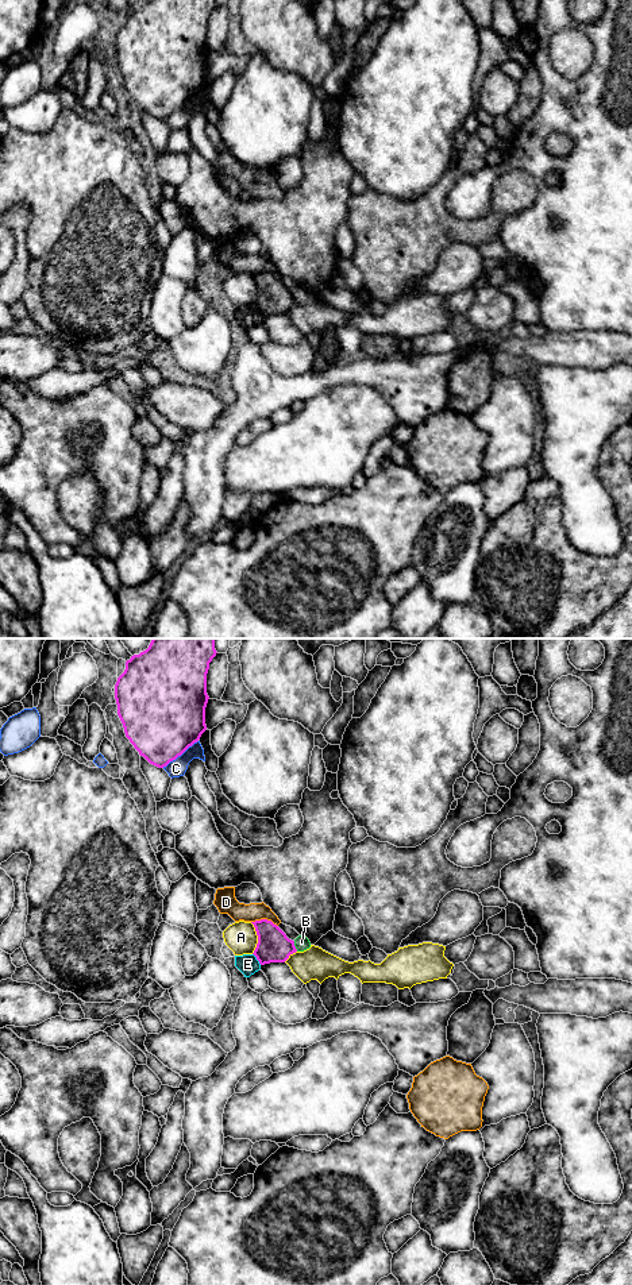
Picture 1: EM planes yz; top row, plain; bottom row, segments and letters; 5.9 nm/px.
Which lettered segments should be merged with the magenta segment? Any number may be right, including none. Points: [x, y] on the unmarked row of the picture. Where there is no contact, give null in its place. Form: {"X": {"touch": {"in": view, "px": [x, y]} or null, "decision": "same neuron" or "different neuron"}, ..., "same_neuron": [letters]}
{"A": {"touch": {"in": "yz", "px": [258, 290]}, "decision": "different neuron"}, "B": {"touch": {"in": "yz", "px": [295, 298]}, "decision": "different neuron"}, "C": {"touch": {"in": "yz", "px": [180, 107]}, "decision": "different neuron"}, "D": {"touch": {"in": "yz", "px": [265, 271]}, "decision": "different neuron"}, "E": {"touch": {"in": "yz", "px": [257, 311]}, "decision": "same neuron"}, "same_neuron": ["E"]}

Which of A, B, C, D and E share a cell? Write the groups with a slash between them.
A / B / C / D / E

